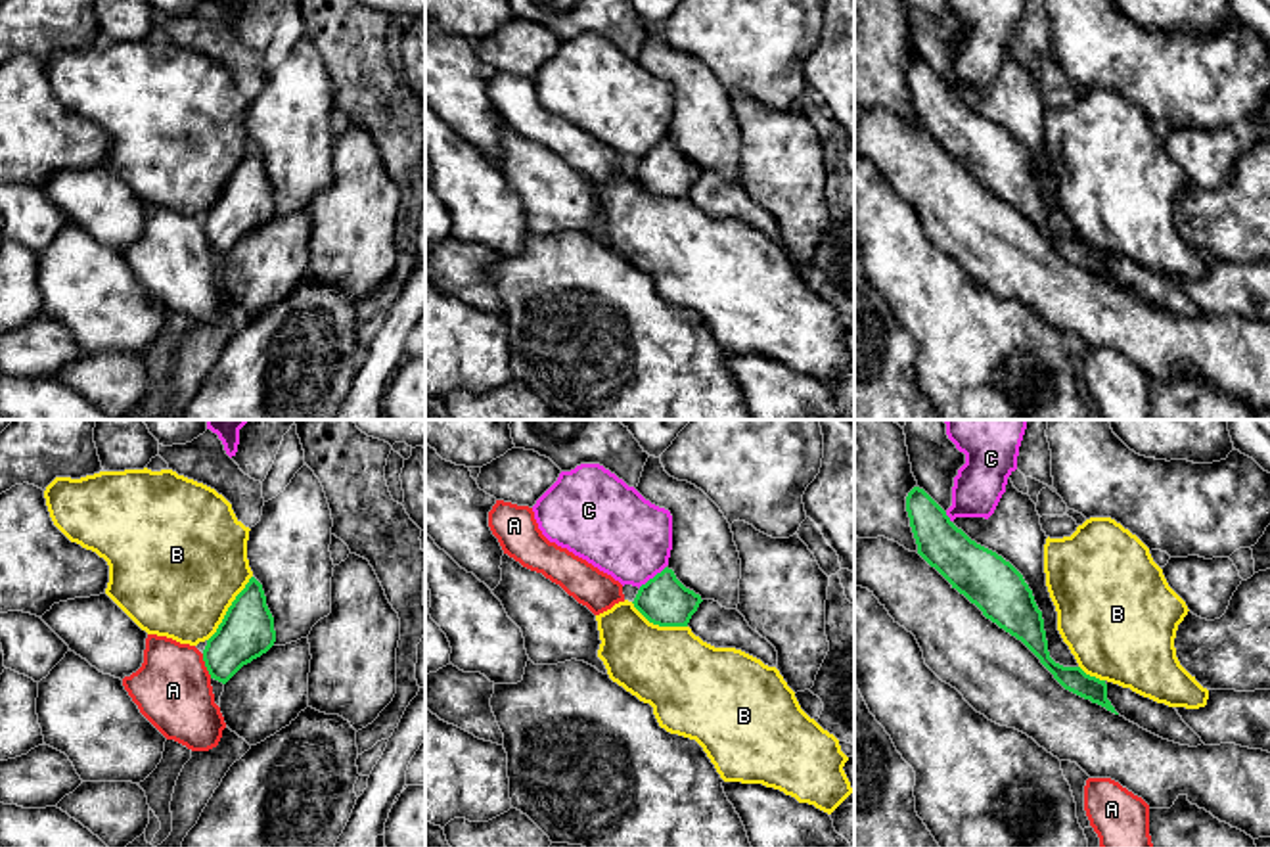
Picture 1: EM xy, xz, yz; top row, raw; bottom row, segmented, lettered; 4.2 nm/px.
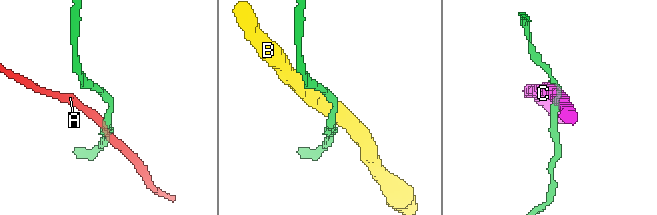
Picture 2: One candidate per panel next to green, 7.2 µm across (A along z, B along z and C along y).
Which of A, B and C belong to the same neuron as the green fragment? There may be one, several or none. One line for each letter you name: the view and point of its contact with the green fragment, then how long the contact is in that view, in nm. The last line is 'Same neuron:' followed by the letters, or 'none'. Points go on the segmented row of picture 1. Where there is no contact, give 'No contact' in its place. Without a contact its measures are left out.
Same neuron: none

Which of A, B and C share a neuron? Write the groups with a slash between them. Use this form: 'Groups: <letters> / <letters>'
Groups: A / B / C

